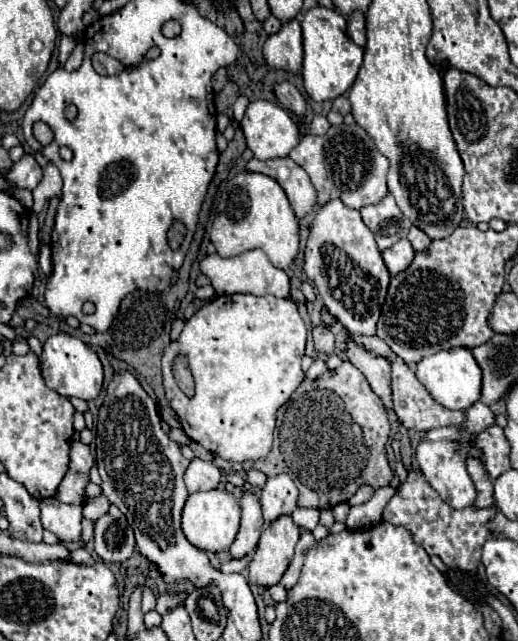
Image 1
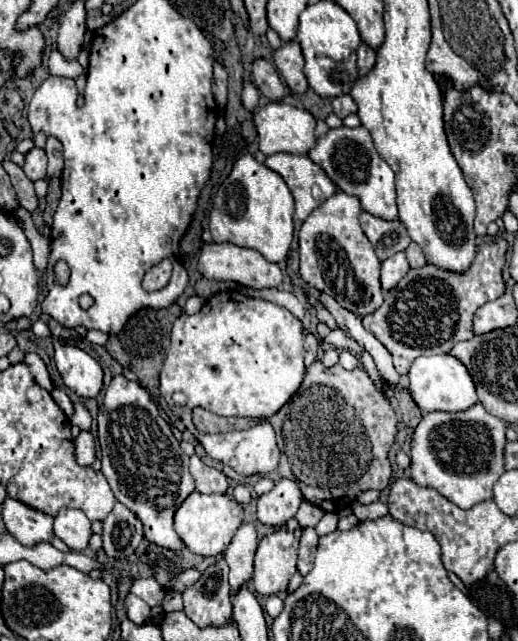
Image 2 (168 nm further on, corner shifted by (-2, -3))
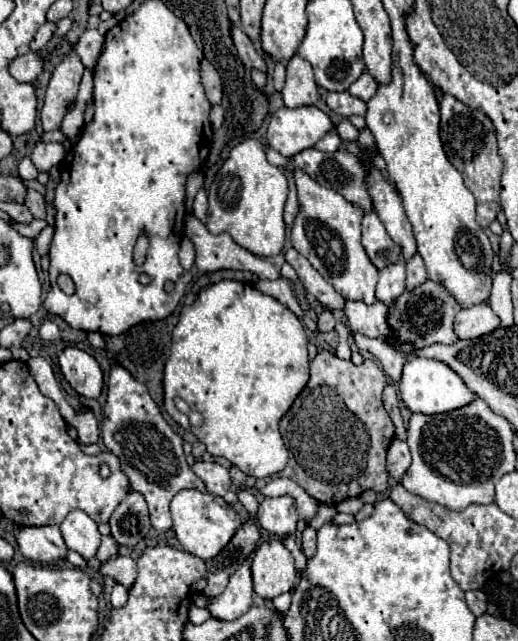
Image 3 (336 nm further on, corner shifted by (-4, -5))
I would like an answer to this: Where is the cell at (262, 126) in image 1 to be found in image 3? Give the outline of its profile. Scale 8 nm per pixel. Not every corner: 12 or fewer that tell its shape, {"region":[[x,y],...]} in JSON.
{"region":[[316,106],[280,108],[266,138],[292,158],[334,130]]}

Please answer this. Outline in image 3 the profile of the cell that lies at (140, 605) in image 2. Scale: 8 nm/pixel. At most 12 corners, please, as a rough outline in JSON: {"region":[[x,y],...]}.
{"region":[[122,584],[112,590],[112,606],[120,608],[128,600],[128,590]]}

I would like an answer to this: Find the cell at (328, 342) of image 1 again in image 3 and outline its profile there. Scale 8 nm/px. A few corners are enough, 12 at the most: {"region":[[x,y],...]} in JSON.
{"region":[[330,310],[318,316],[318,330],[330,332],[334,330],[334,316]]}

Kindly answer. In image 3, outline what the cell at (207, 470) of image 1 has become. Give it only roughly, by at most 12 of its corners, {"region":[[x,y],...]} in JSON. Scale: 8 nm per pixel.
{"region":[[198,460],[192,466],[210,494],[224,496],[232,482],[224,466]]}

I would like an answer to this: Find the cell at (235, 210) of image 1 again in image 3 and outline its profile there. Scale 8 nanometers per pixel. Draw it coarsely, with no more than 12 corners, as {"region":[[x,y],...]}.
{"region":[[260,140],[230,150],[206,228],[256,256],[284,248],[288,180]]}

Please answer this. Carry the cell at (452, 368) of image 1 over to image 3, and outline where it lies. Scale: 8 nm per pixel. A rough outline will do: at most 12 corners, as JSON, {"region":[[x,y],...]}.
{"region":[[404,364],[398,390],[412,412],[450,412],[476,398],[452,368]]}

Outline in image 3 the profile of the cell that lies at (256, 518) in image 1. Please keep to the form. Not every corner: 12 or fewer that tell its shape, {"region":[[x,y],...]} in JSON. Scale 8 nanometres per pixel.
{"region":[[250,562],[230,576],[222,594],[198,594],[194,606],[230,622],[248,612],[254,596]]}

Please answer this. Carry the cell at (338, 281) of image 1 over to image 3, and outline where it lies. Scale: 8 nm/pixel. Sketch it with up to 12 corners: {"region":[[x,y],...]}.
{"region":[[294,168],[290,242],[344,298],[376,302],[362,210]]}

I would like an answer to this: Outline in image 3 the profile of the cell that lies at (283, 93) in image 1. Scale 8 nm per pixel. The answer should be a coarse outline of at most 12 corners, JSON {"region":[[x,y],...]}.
{"region":[[232,26],[230,36],[246,68],[266,70],[262,56],[242,28]]}

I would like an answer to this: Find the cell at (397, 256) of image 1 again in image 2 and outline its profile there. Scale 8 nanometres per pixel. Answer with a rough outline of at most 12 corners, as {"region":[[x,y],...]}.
{"region":[[406,254],[382,262],[382,290],[390,290],[410,270]]}

